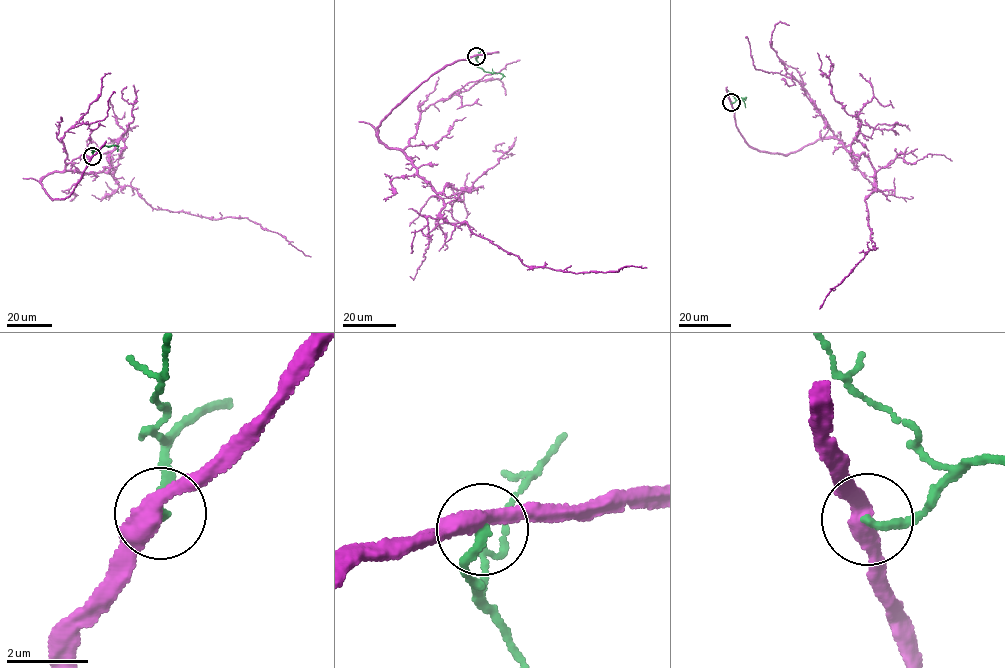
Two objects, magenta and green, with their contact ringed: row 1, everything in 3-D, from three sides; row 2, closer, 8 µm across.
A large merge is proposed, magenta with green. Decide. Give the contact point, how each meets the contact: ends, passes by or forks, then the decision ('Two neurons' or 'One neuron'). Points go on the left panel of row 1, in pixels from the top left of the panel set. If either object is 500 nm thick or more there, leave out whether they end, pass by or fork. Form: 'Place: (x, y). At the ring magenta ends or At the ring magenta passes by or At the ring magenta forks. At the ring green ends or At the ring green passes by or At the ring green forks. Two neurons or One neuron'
Place: (92, 156). At the ring magenta passes by. At the ring green ends. Two neurons

